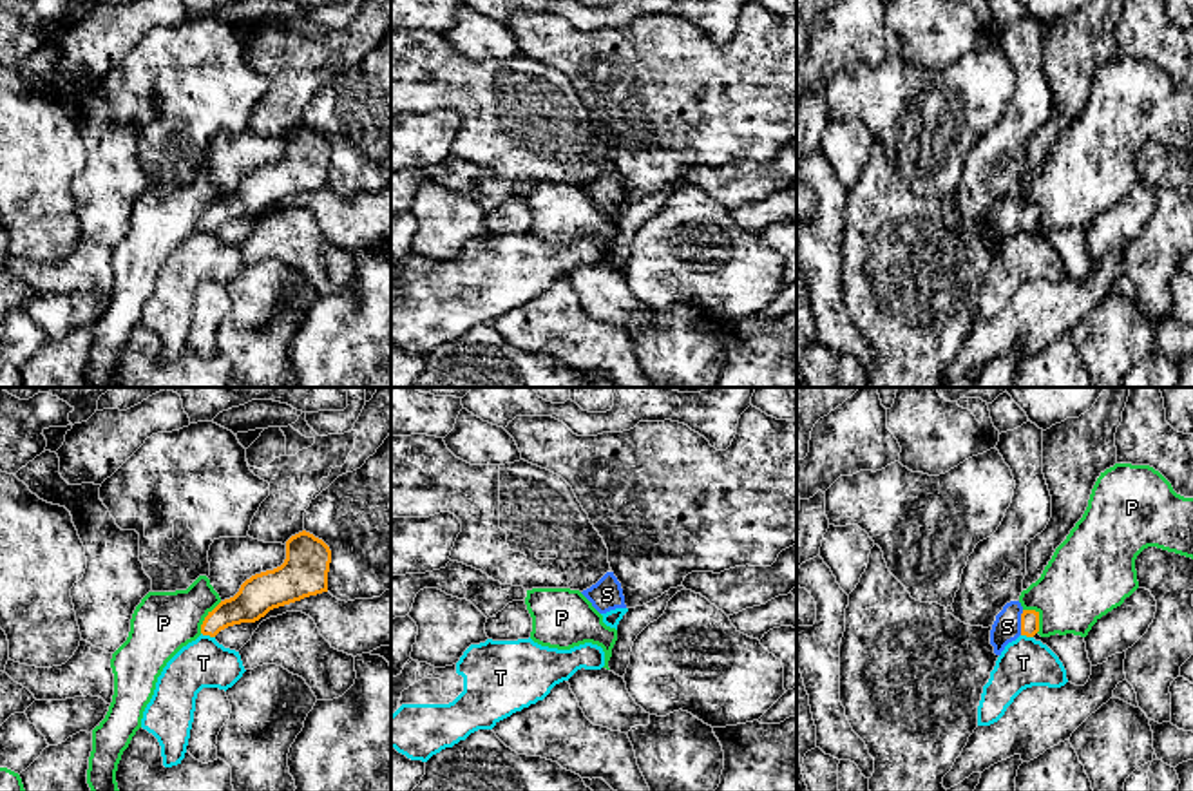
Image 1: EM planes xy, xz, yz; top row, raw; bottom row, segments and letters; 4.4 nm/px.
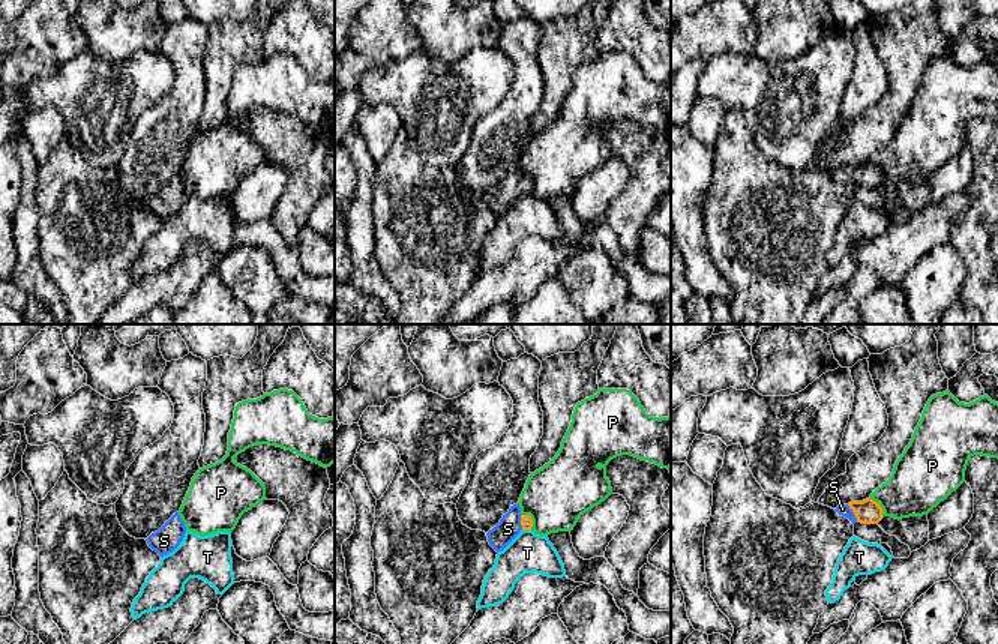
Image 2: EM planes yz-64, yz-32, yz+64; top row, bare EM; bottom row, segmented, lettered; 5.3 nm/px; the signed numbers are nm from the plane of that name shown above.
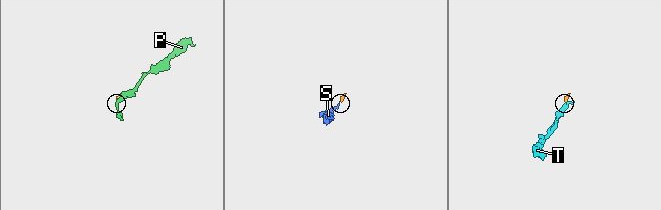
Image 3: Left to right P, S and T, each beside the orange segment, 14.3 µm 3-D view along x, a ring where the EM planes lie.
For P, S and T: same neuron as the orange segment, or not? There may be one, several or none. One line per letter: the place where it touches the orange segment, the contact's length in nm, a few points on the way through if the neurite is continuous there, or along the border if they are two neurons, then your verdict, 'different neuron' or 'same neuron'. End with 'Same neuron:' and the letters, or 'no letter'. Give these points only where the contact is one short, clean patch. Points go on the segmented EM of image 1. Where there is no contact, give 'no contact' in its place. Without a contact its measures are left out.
P: contact yz (1038, 616); length 130 nm; border yz (1023, 609), (1032, 609), (1038, 614), (1038, 632); different neuron
S: contact yz (1021, 623); length 110 nm; way yz (1029, 618), (1021, 623), (1007, 627); same neuron
T: contact xy (209, 634); length 70 nm; border xy (201, 632), (214, 638); different neuron
Same neuron: S

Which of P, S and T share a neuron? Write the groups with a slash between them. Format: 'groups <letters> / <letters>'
groups P / S / T

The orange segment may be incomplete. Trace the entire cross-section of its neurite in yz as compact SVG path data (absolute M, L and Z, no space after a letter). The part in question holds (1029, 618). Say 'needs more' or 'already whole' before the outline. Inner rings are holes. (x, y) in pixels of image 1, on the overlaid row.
needs more; M1010 601L996 615L990 630L994 653L1001 655L1005 646L1019 635L1034 637L1039 632L1039 612L1025 610L1019 601Z

